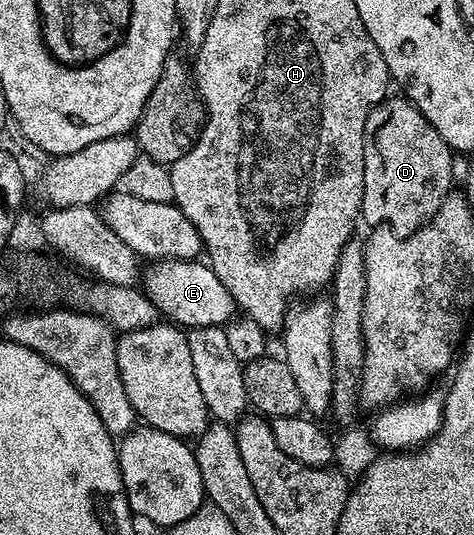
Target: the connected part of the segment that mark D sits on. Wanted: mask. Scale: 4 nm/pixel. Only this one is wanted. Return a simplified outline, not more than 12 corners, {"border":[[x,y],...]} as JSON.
{"border":[[402,96],[365,120],[362,221],[404,236],[448,194],[453,151]]}

